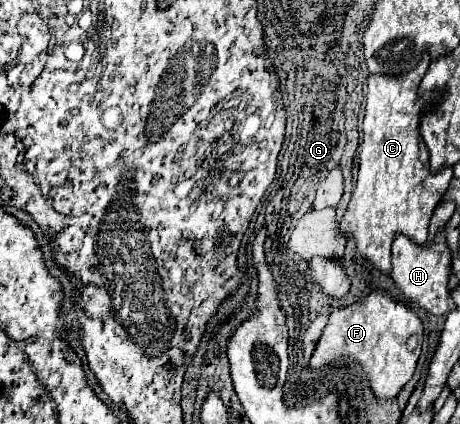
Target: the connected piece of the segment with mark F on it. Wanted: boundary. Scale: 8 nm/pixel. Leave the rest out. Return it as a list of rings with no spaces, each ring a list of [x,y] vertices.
[[[374,291],[362,301],[346,309],[336,309],[330,315],[328,325],[312,355],[310,371],[316,371],[336,359],[350,357],[366,371],[374,397],[378,401],[390,401],[410,381],[416,369],[423,333],[423,325],[416,313],[412,313],[406,305],[396,303],[388,293]]]

